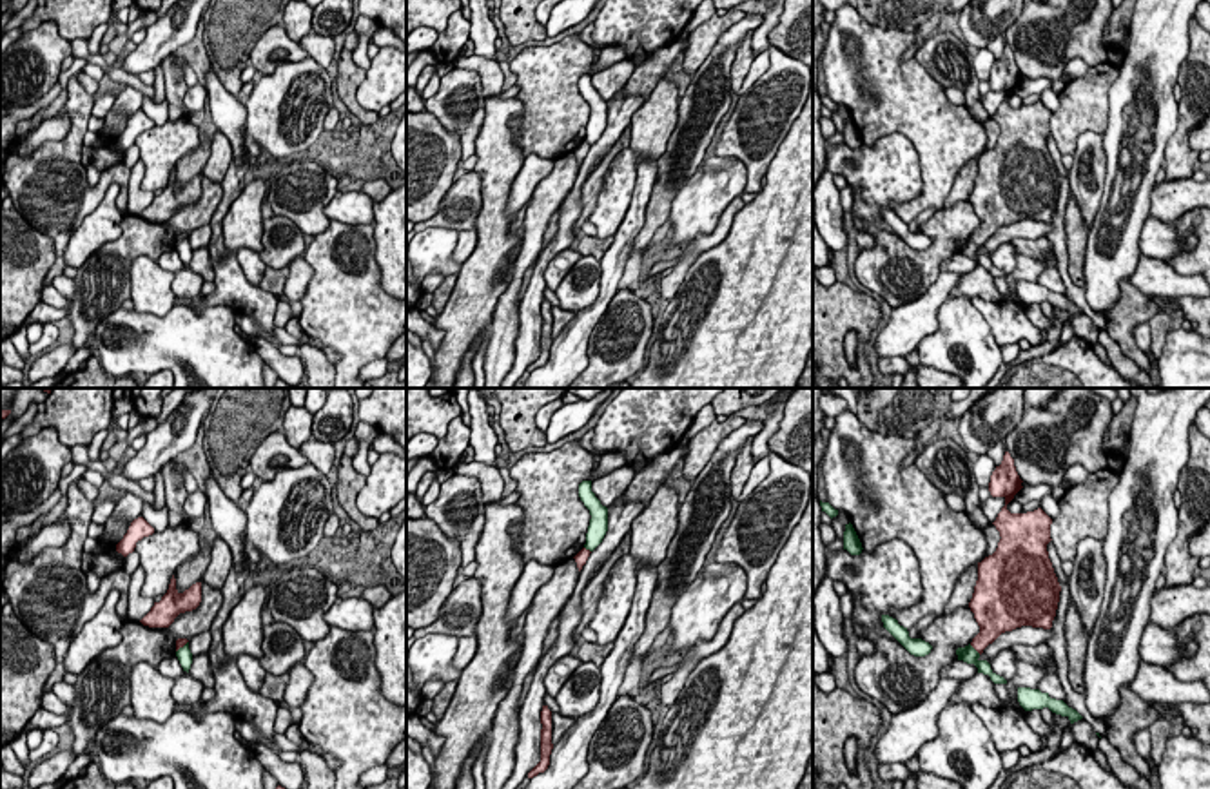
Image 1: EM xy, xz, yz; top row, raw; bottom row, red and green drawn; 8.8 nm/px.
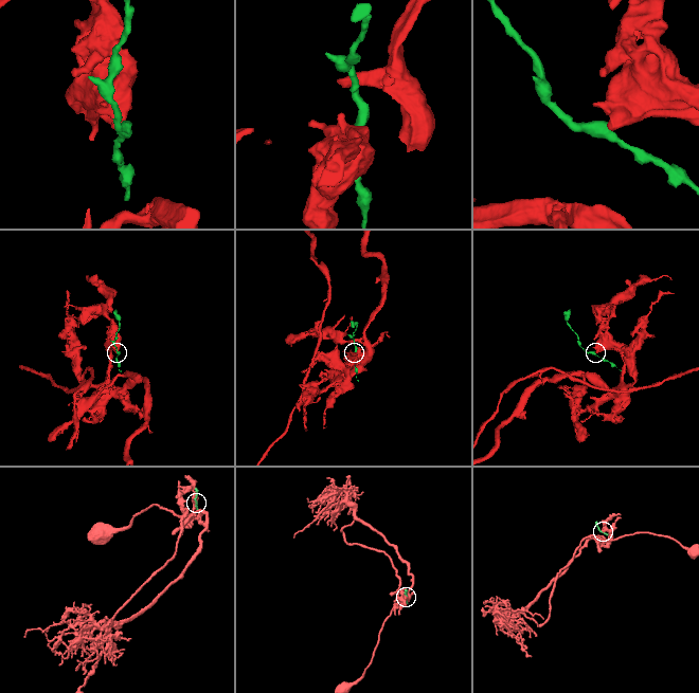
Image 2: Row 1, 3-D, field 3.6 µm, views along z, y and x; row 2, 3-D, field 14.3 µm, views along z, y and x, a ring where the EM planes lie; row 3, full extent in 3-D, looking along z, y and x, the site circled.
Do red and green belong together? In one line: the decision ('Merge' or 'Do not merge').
Do not merge

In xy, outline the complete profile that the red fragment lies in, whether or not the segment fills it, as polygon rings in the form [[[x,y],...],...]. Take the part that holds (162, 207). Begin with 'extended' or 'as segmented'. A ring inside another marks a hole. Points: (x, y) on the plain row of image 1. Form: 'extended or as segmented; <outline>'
as segmented; [[[172,169],[167,187],[160,196],[154,196],[151,205],[140,214],[149,221],[169,221],[180,207],[192,205],[201,196],[201,176],[192,178],[180,187]]]

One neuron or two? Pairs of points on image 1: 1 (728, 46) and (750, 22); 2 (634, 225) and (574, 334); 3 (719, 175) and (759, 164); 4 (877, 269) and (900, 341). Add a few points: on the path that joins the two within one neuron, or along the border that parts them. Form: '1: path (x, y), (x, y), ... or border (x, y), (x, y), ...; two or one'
1: path (731, 40), (744, 28); one
2: path (617, 253), (608, 289), (599, 307); one
3: border (715, 153), (735, 156), (744, 165), (744, 191); two
4: border (929, 285), (917, 298), (893, 309); two

